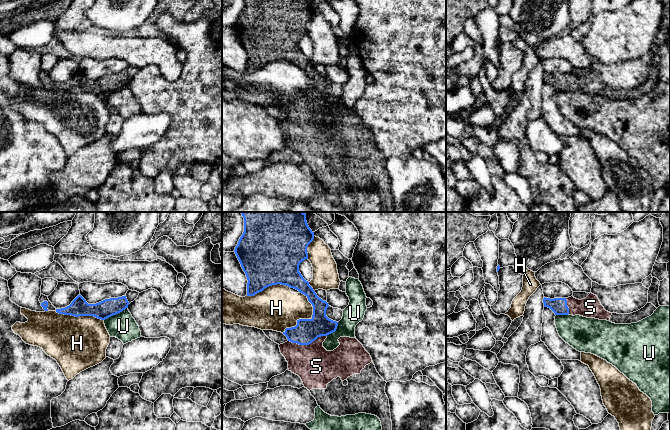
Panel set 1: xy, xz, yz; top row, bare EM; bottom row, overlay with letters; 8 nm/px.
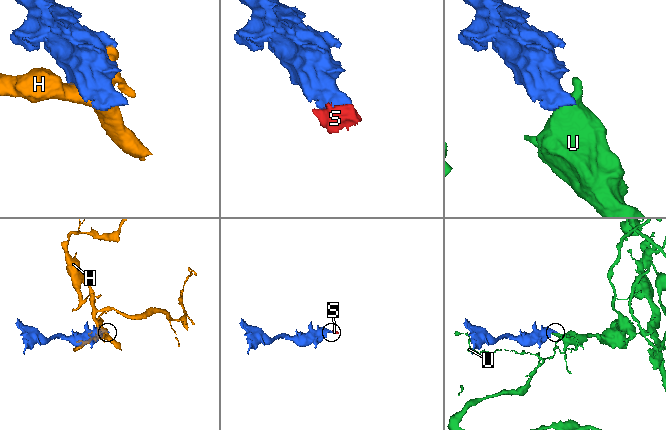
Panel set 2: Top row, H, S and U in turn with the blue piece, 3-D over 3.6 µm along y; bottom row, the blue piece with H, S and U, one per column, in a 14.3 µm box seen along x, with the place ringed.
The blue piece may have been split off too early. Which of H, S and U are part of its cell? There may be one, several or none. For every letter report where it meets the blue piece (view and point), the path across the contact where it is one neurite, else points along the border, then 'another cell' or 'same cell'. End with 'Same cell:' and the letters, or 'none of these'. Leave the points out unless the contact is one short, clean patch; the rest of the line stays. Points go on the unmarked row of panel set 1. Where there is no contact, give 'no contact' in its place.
H: xz (309, 95) | another cell
S: xz (307, 120) | same cell
U: xy (115, 90) | along xy (127, 83), (104, 96) | another cell
Same cell: S

